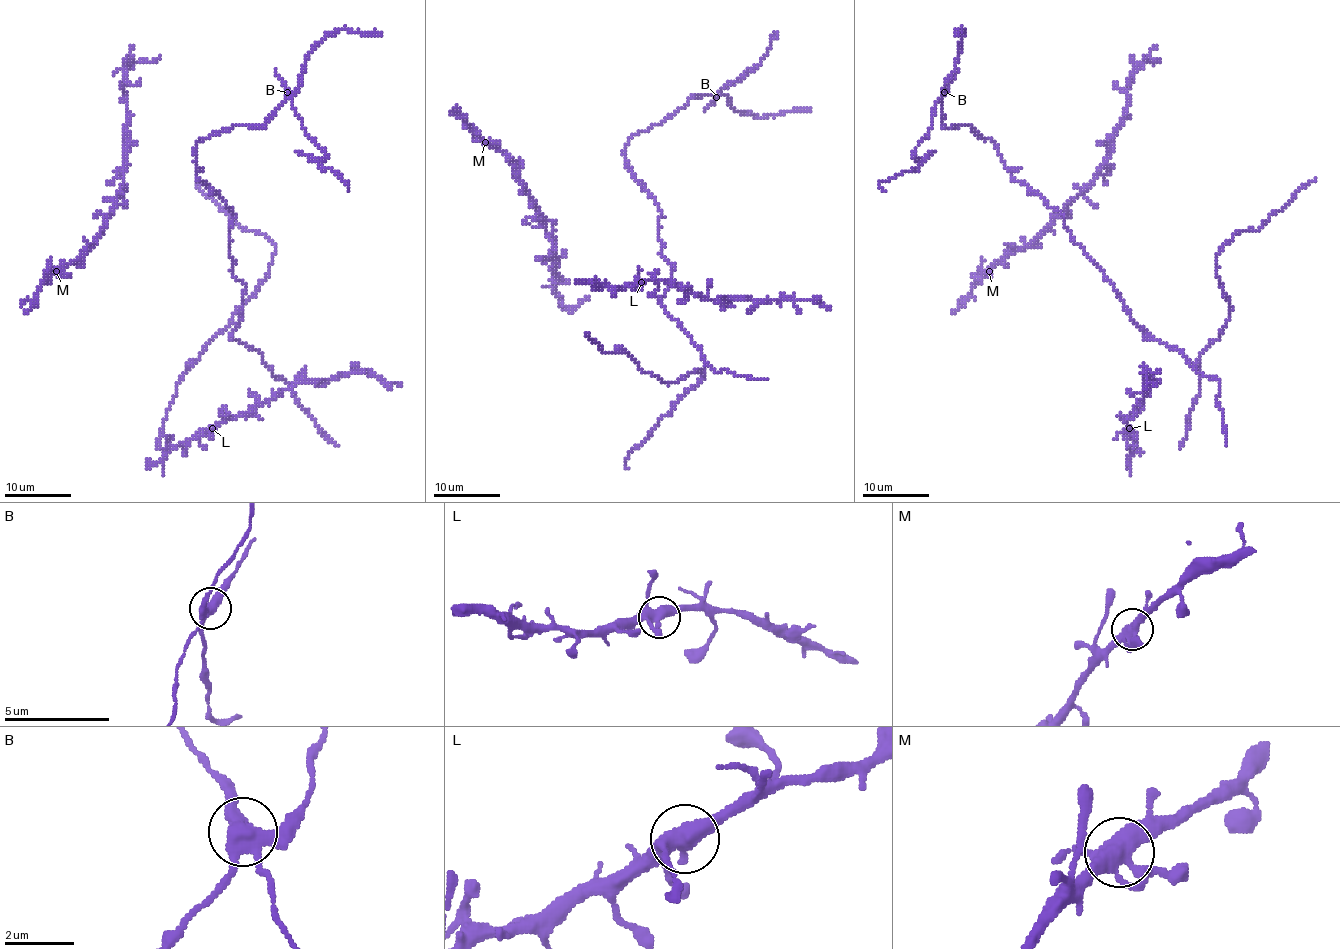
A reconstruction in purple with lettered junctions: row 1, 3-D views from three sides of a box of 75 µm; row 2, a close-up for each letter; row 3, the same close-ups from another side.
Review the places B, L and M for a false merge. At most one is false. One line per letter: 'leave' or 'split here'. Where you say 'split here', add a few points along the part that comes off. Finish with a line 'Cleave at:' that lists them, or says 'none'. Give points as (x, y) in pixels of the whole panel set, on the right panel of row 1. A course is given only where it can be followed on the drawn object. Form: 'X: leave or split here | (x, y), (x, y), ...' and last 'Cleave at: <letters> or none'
B: split here | (944, 93), (933, 112), (929, 132), (914, 152), (921, 164), (883, 180), (880, 185), (885, 190)
L: leave
M: leave
Cleave at: B

